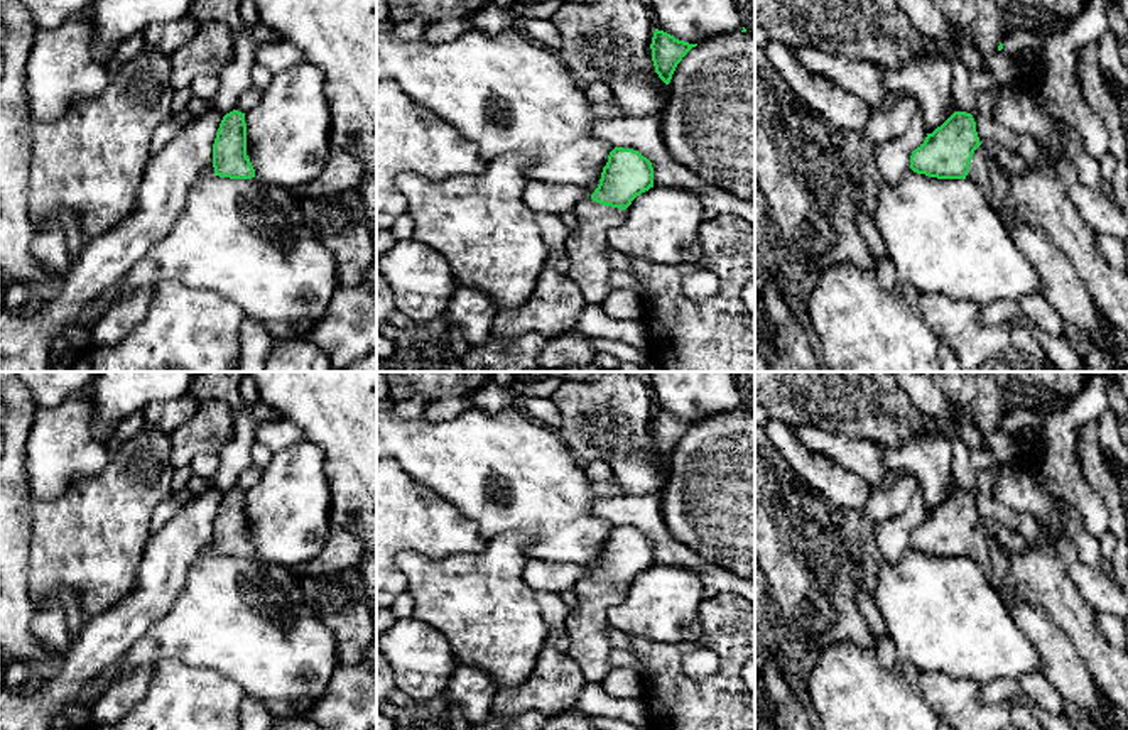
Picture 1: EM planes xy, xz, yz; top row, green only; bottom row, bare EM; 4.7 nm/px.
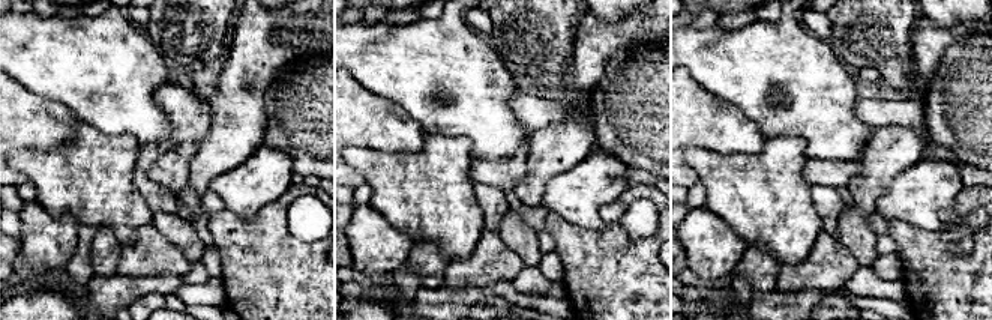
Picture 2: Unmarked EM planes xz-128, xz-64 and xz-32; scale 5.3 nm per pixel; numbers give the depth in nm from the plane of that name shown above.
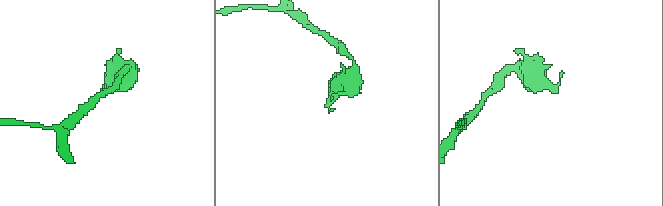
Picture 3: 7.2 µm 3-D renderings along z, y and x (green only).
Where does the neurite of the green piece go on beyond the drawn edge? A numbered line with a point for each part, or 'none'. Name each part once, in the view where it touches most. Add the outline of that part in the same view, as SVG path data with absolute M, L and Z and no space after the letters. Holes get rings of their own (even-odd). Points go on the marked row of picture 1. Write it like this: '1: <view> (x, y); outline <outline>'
1: xz (586, 247); outline M584 198L574 208L578 226L566 242L566 275L579 287L589 308L601 306L611 294L611 265L606 233L623 223L626 211Z

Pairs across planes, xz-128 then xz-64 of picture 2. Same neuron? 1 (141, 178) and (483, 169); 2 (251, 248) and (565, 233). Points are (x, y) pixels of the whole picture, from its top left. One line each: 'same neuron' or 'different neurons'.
1: different neurons
2: same neuron

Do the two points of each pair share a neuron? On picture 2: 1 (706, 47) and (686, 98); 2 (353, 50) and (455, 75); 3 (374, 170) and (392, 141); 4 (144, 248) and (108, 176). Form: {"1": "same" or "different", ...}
{"1": "different", "2": "same", "3": "different", "4": "different"}

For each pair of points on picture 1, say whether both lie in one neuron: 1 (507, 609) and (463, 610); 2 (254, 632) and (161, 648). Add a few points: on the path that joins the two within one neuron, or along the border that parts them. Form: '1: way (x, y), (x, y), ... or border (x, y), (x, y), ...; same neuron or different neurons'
1: way (497, 609), (473, 609); same neuron
2: way (230, 632), (184, 634); same neuron

